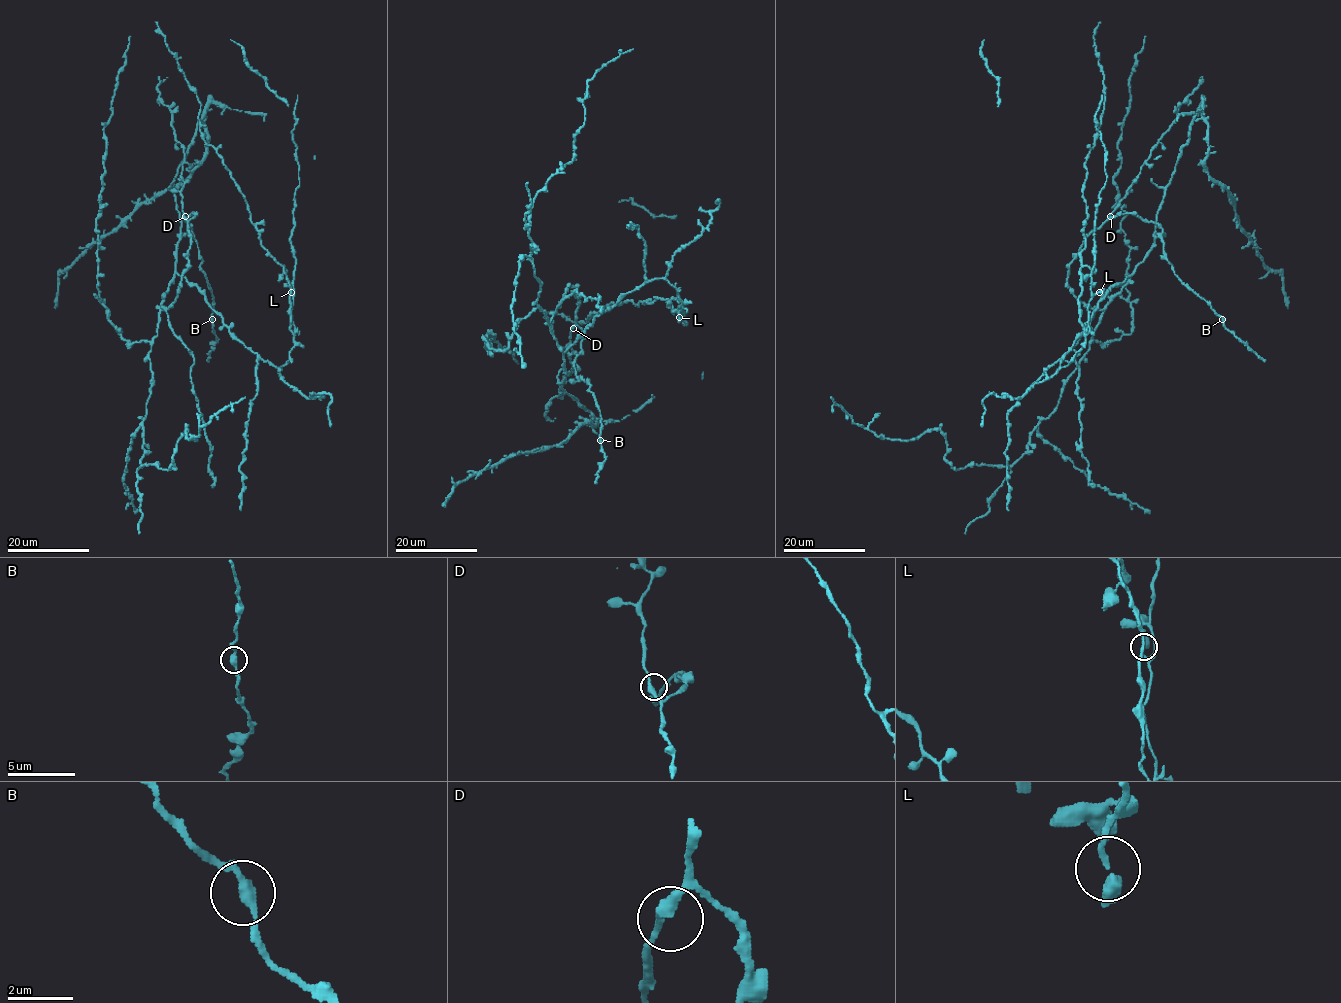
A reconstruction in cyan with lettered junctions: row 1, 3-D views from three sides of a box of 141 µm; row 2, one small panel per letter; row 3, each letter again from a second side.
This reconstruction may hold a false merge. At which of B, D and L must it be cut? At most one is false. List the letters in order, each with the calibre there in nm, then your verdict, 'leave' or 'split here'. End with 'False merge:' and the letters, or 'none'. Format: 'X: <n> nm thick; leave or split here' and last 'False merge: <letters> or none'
B: 280 nm thick; leave
D: 320 nm thick; leave
L: 320 nm thick; leave
False merge: none

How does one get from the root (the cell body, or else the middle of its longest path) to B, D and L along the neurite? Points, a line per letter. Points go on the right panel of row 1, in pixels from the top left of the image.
B: (1098, 305), (1133, 273), (1094, 309), (1069, 264), (1135, 213), (1222, 319)
D: (1098, 305), (1133, 273), (1104, 308), (1094, 309), (1073, 294), (1067, 271), (1083, 241), (1110, 216)
L: (1098, 305), (1090, 324), (1061, 361), (1061, 367), (1065, 367), (1085, 344), (1089, 331), (1088, 304), (1099, 292)

